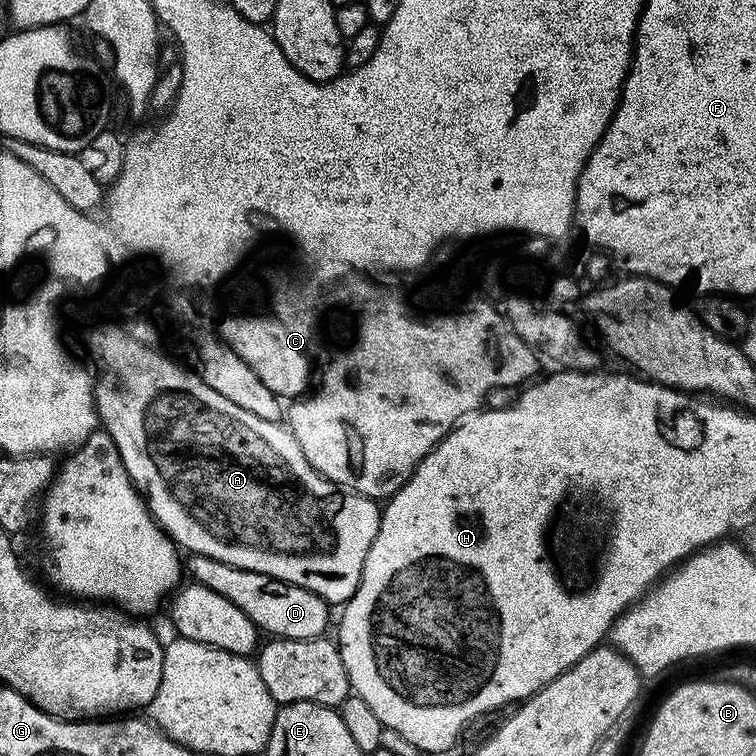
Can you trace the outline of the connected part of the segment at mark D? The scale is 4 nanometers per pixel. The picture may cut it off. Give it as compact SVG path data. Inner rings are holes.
M195 554L187 557L186 572L187 575L188 572L192 575L189 577L195 583L206 586L214 590L214 594L222 594L222 598L234 602L234 606L238 606L238 610L242 610L246 618L254 621L261 633L269 632L269 637L281 640L314 640L327 633L324 631L328 628L330 605L310 590Z

